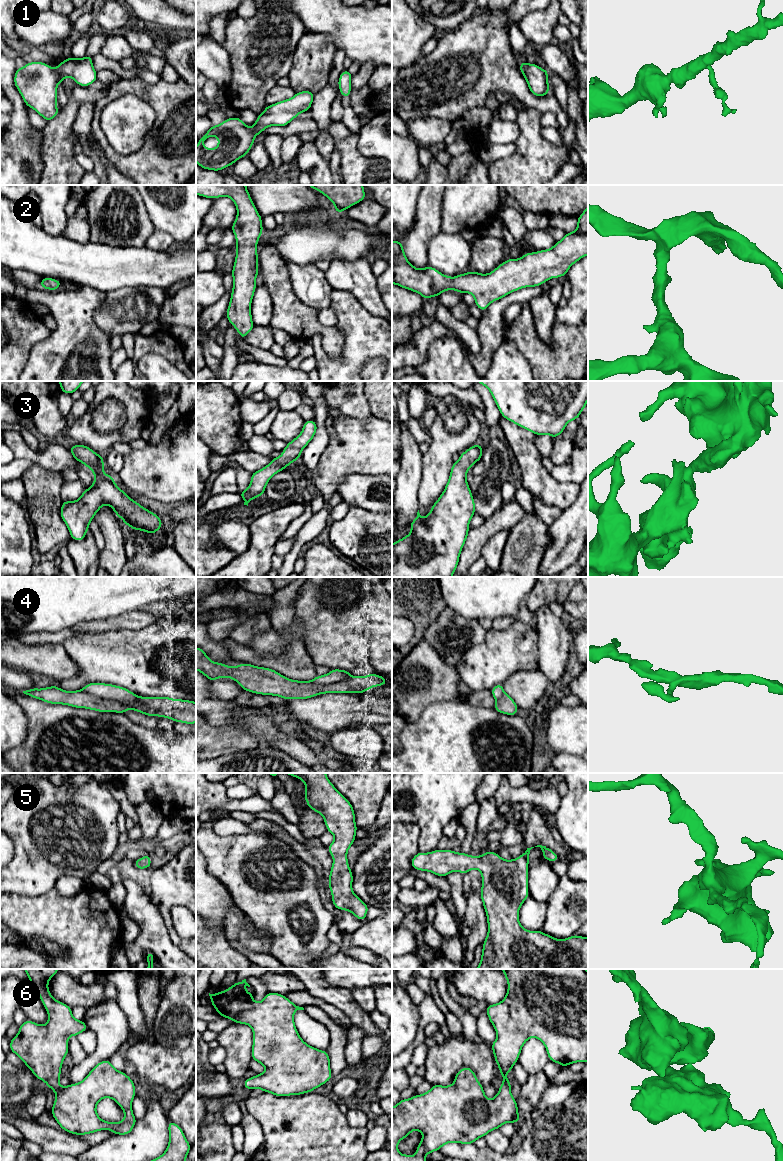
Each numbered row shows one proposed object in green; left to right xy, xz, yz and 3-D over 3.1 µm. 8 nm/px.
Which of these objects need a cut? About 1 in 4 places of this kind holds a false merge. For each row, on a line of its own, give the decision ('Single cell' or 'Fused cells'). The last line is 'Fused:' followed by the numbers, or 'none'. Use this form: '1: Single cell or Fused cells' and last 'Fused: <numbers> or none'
1: Single cell
2: Single cell
3: Single cell
4: Single cell
5: Single cell
6: Single cell
Fused: none

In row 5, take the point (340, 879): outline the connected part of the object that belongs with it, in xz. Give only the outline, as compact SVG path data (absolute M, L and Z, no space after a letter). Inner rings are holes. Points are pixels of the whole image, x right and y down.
M326 773L284 774L304 782L306 804L323 816L327 831L334 835L334 841L327 846L333 857L328 877L332 903L336 909L349 911L364 921L369 906L353 892L353 874L347 859L347 852L356 839L358 829L352 804L335 788Z

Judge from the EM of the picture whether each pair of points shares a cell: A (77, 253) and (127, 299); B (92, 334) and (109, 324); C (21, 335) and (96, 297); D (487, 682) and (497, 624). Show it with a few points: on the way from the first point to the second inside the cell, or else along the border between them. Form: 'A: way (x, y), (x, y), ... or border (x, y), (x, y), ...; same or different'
A: border (138, 287), (120, 287), (105, 292); different
B: border (100, 305), (94, 313), (94, 321), (110, 337); different
C: border (51, 332), (46, 338), (37, 342), (32, 347); different
D: border (515, 620), (505, 629), (495, 630), (492, 628); different

